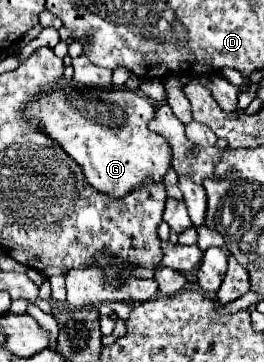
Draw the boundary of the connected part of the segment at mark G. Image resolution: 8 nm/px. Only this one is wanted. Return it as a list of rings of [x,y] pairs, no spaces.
[[[56,88],[36,100],[30,110],[26,110],[26,114],[36,118],[40,130],[54,138],[66,150],[66,154],[70,154],[70,158],[82,166],[90,186],[112,198],[124,198],[148,182],[160,182],[172,168],[170,146],[162,136],[148,130],[148,122],[154,118],[156,110],[158,108],[146,96],[126,88]]]

